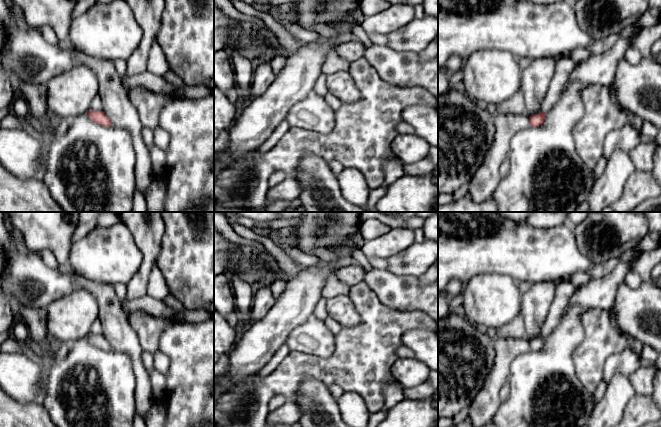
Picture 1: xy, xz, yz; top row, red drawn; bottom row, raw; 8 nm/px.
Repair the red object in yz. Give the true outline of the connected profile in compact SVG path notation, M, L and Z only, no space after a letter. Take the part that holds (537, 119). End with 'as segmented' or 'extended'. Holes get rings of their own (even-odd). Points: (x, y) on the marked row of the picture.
M543 111L537 113L537 114L534 114L532 116L529 116L529 124L531 126L539 126L543 123L545 119L545 113Z; as segmented

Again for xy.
M90 109L88 116L93 122L102 126L108 127L112 125L111 121L103 111L94 111Z; as segmented

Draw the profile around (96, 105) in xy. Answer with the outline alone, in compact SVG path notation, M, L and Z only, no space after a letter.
M97 94L95 96L95 98L93 99L90 109L94 110L94 111L102 111L103 110L103 104L102 104L99 94Z

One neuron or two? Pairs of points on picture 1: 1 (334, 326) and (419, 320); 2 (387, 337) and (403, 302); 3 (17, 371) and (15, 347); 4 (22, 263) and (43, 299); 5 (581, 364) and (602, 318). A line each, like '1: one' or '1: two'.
1: two
2: two
3: two
4: one
5: one

